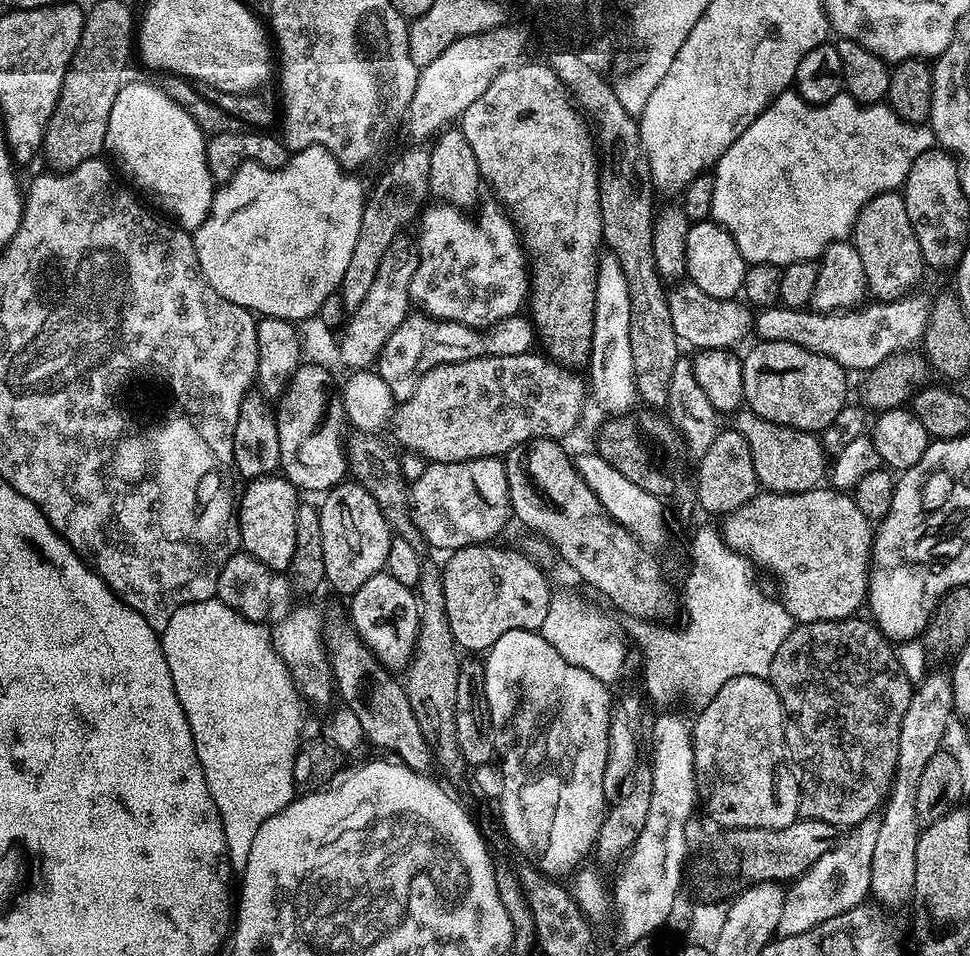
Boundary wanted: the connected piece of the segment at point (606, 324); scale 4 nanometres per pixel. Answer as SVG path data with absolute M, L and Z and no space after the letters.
M611 254L601 255L600 263L596 265L594 334L587 372L591 395L592 392L596 395L597 402L608 414L625 413L637 403L634 358L630 348L630 290L618 258Z

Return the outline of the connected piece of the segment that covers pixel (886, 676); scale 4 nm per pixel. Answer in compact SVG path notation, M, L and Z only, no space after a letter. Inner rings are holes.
M860 619L819 620L809 624L796 624L792 633L786 638L786 642L778 646L778 654L774 654L774 662L770 662L770 670L767 674L767 679L774 686L784 707L784 746L789 765L796 774L796 785L800 787L800 816L806 820L832 824L837 830L855 828L867 816L873 815L888 796L898 762L899 731L902 728L903 715L910 706L914 691L913 681L902 670L896 657L896 648L890 643L888 637L876 627L871 619Z

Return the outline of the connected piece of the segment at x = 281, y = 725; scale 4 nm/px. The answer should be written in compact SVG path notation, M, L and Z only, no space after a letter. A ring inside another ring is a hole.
M215 598L202 602L190 602L178 610L174 610L174 618L166 625L166 630L159 633L160 645L166 658L166 666L170 666L170 678L174 682L174 690L178 694L178 702L182 702L182 710L186 714L186 722L190 722L190 734L194 738L194 746L198 754L198 762L202 762L202 774L206 774L206 786L210 786L210 796L214 798L214 806L218 806L218 814L222 818L222 830L228 847L228 862L233 873L243 873L246 858L250 858L250 849L254 837L266 818L274 818L274 814L282 811L297 795L298 789L294 782L294 762L302 743L304 732L304 707L305 701L297 687L296 679L287 666L287 662L280 656L280 651L274 643L271 631L264 629L263 623L248 620L242 614L230 610L220 600Z

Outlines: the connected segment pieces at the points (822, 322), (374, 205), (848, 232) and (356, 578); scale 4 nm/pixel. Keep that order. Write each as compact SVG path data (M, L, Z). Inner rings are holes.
M916 294L887 302L868 302L855 310L837 313L783 306L765 308L755 313L754 332L760 340L794 342L794 346L834 358L849 373L867 374L886 358L921 343L924 329L928 326L930 304L927 299L919 300L912 295Z
M408 148L401 154L400 160L396 160L380 177L376 180L376 185L370 188L364 201L362 210L362 226L358 230L358 242L354 242L354 254L350 254L350 262L346 265L346 274L342 278L338 289L338 296L344 299L343 307L348 310L355 310L366 298L366 293L374 282L378 274L378 266L382 266L382 257L386 250L396 241L397 236L405 231L408 223L415 221L419 217L426 201L429 199L428 183L430 182L430 151L425 148Z
M789 90L772 102L769 108L722 154L722 158L714 169L714 206L712 207L711 219L722 227L734 238L742 258L749 264L793 264L803 260L816 260L823 256L825 250L835 240L848 240L852 235L852 228L856 224L858 214L866 206L868 200L873 200L883 192L895 192L907 181L910 174L910 166L914 166L914 158L926 154L926 150L937 147L936 135L931 123L912 124L909 120L903 120L896 111L889 108L887 103L862 105L853 96L841 94L825 104L808 104L794 90Z
M341 482L329 488L319 505L322 526L322 558L326 558L327 587L336 592L351 594L374 574L385 571L386 554L390 554L390 542L394 535L388 520L382 514L378 502L362 485Z

